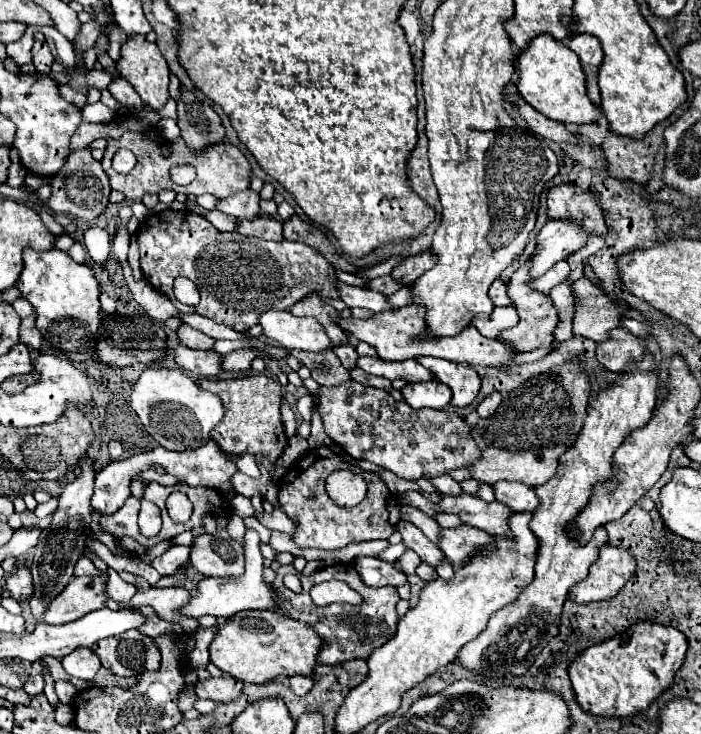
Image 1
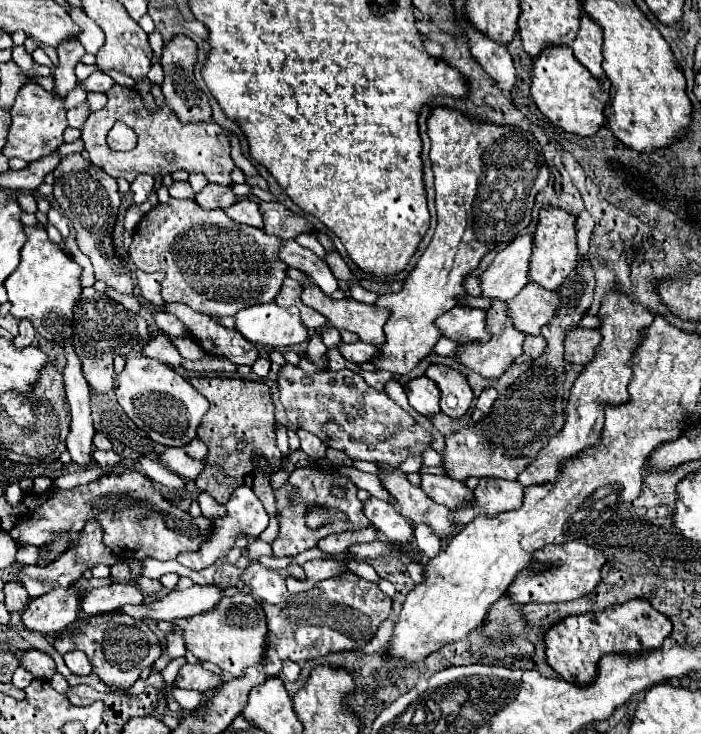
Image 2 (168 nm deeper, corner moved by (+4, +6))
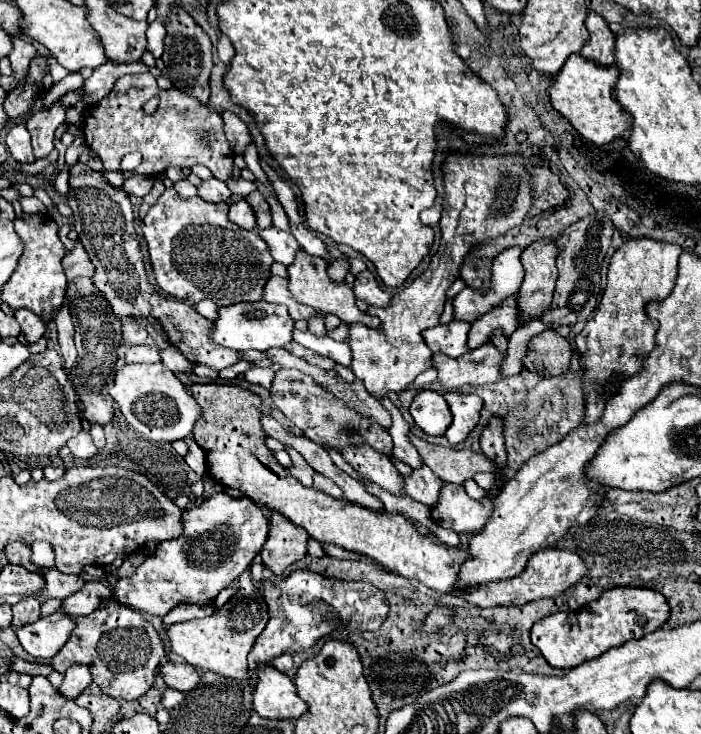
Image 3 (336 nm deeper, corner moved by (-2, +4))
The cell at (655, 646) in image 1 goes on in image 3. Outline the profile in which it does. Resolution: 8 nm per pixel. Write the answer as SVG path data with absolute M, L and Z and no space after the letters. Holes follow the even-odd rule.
M618 586L590 602L580 612L558 612L542 618L532 626L532 642L554 668L580 666L610 648L616 648L632 638L642 638L648 632L660 630L670 618L670 606L660 592L650 588Z

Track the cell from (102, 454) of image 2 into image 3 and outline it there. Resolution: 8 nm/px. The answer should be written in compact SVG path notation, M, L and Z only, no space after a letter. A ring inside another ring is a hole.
M80 432L78 436L74 436L66 446L72 450L72 454L76 458L86 458L88 460L88 458L92 458L92 456L98 454L98 448L92 444L90 434L84 434L84 432Z

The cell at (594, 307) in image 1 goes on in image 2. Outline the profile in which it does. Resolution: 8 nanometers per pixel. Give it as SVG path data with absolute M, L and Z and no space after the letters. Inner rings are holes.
M528 282L518 296L506 302L506 314L520 332L540 334L542 324L548 324L554 318L556 306L558 296L554 292Z

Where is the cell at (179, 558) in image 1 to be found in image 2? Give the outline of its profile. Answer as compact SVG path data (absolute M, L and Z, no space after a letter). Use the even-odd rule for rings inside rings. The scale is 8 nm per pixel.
M248 486L236 488L234 494L230 496L230 500L224 504L224 508L226 508L226 516L212 520L214 532L210 532L210 536L206 536L206 542L200 544L198 552L182 552L182 556L176 558L180 564L188 566L192 570L202 570L202 568L214 564L216 560L226 558L228 552L232 550L234 542L238 540L238 536L258 538L266 530L266 526L268 526L268 514L266 514L262 502L256 498L256 494L252 492L252 488L248 488Z

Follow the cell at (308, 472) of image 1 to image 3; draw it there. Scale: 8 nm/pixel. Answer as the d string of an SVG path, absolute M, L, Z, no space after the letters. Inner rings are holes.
M272 512L272 524L270 524L270 534L268 542L264 544L264 550L260 552L262 562L276 574L284 574L288 566L298 562L300 558L306 556L310 542L310 534L284 518L284 514Z

